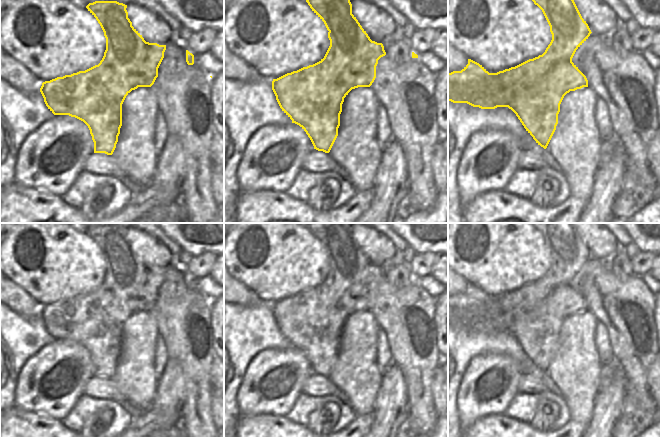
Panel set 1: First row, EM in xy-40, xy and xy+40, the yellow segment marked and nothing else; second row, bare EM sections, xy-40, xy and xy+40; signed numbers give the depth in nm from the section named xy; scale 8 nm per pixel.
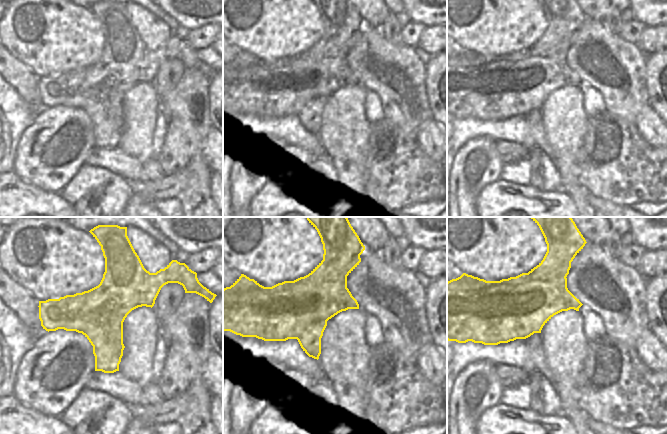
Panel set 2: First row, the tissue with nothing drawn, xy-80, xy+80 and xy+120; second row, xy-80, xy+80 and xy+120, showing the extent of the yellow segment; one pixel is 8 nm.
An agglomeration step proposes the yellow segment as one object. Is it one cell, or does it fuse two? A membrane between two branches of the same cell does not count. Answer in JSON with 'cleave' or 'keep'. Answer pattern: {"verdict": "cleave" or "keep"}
{"verdict": "cleave"}

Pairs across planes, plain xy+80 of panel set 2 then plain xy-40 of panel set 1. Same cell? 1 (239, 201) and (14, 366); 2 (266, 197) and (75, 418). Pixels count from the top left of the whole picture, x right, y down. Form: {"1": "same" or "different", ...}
{"1": "different", "2": "different"}

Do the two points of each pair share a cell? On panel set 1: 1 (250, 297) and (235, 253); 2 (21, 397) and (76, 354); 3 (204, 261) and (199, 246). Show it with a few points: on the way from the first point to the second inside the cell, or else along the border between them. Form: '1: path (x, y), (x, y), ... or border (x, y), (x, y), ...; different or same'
1: border (234, 277), (245, 284), (262, 302); different
2: path (28, 380), (33, 370), (46, 370), (59, 359); same
3: border (213, 252), (203, 252), (192, 257); different

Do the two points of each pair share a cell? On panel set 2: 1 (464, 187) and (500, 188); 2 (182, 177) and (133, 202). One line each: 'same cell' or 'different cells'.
1: different cells
2: different cells

